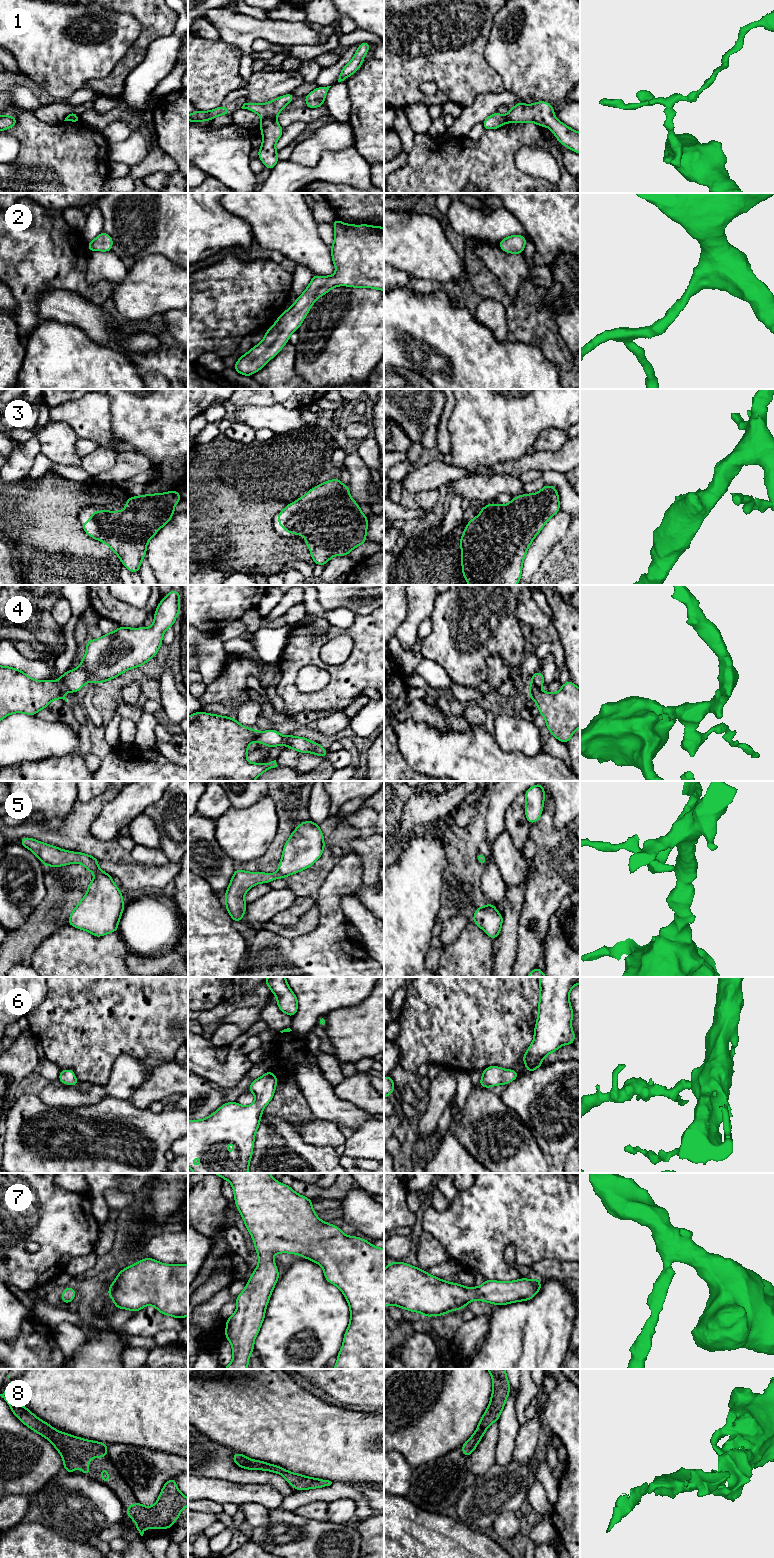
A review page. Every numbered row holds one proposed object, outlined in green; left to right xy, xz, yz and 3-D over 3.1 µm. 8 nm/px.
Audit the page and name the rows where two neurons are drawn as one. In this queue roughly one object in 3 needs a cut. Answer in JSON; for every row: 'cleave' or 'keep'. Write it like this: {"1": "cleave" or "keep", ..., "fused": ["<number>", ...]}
{"1": "cleave", "2": "keep", "3": "keep", "4": "cleave", "5": "keep", "6": "keep", "7": "keep", "8": "keep", "fused": ["1", "4"]}

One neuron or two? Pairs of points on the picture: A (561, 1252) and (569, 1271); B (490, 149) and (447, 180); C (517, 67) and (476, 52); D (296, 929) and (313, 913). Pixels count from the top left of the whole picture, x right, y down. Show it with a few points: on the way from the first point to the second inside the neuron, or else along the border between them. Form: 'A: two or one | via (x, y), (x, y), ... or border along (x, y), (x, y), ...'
A: two | border along (541, 1261), (544, 1259), (556, 1259), (569, 1262)
B: one | via (479, 160), (477, 162), (465, 162), (458, 169)
C: two | border along (489, 32), (484, 50), (484, 59), (498, 74)
D: one | via (300, 926), (309, 917)

